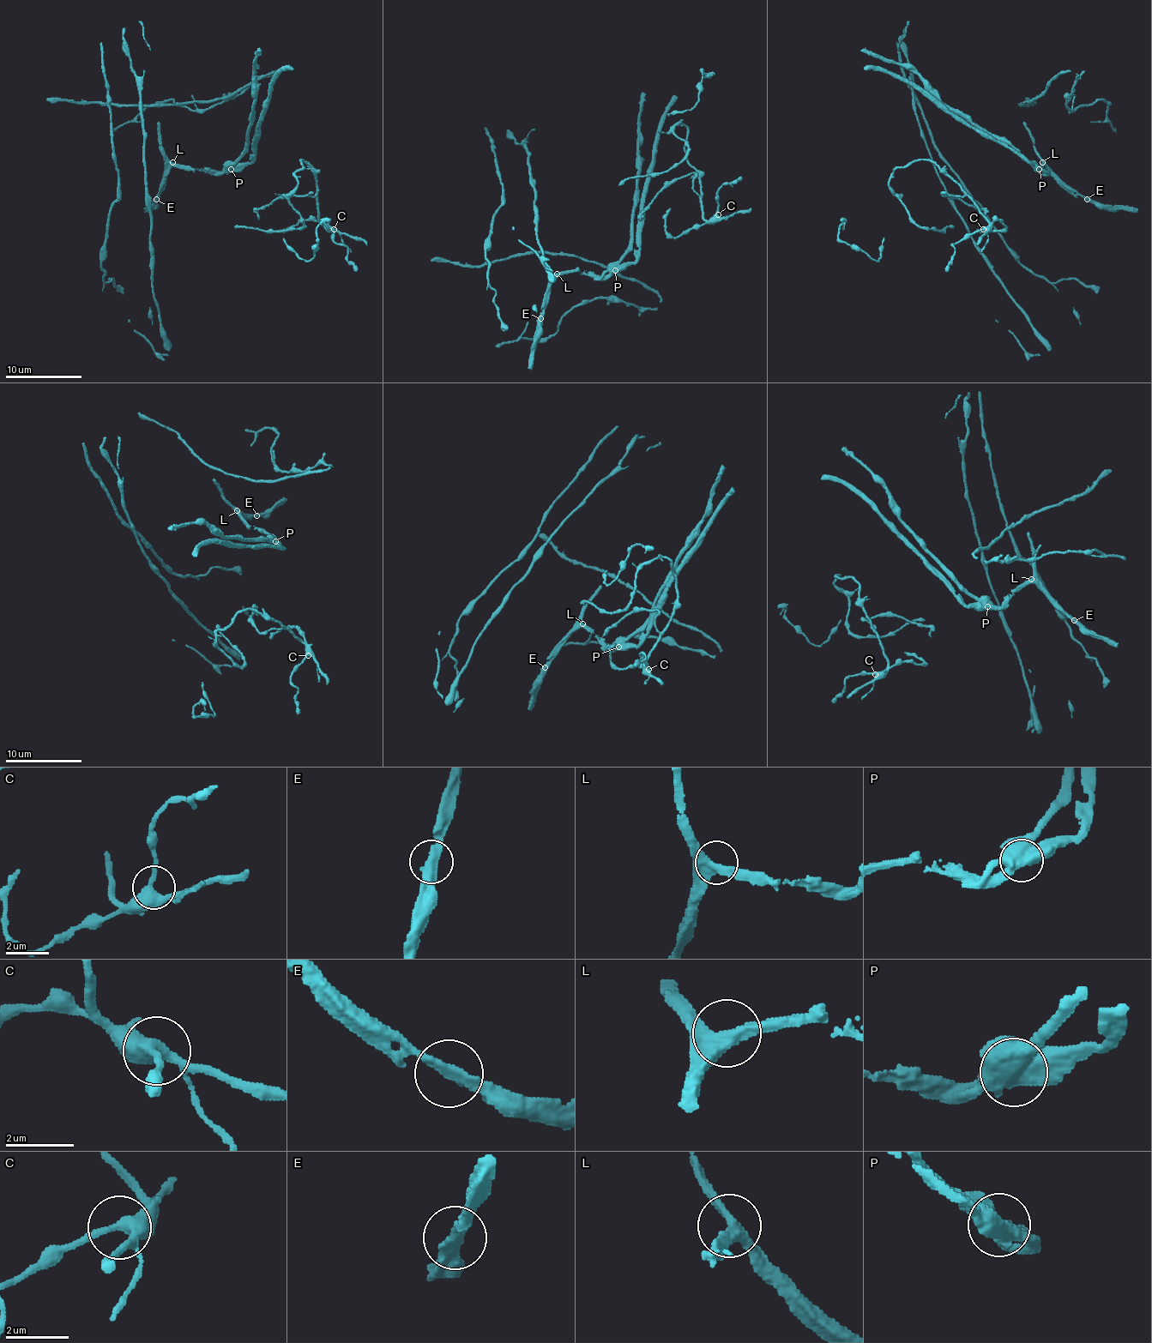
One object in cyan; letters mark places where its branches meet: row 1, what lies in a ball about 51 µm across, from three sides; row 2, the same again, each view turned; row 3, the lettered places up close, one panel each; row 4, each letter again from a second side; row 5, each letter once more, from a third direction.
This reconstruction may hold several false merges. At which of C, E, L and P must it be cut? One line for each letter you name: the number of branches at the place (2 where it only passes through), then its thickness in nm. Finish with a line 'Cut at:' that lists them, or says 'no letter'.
P: branches 3; calibre 550 nm
Cut at: P

